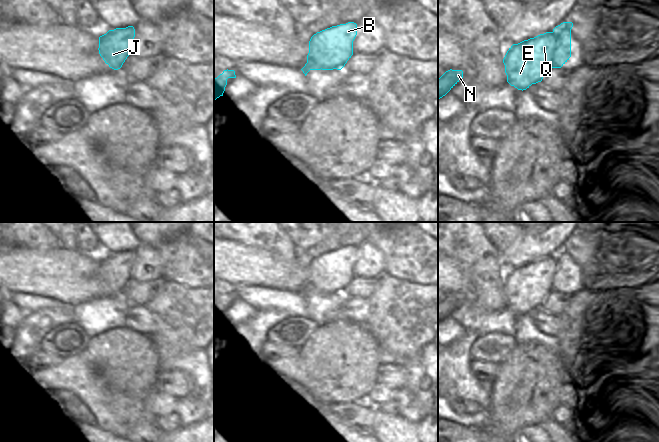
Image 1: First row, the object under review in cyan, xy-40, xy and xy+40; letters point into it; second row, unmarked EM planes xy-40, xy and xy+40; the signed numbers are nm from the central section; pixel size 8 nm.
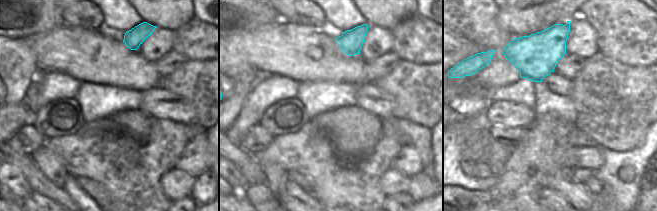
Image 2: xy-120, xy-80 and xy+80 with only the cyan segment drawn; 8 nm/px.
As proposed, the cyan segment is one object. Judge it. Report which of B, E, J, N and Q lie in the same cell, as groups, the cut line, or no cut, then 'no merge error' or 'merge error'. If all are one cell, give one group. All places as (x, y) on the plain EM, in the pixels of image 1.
B E J N Q | no cut | no merge error

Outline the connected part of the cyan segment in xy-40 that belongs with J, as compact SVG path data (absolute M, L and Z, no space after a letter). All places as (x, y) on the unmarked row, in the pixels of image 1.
M133 250L109 254L99 261L99 278L110 292L118 294L122 291L131 278L131 267L134 261Z

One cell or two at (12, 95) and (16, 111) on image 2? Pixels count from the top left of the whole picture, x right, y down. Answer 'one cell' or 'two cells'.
two cells

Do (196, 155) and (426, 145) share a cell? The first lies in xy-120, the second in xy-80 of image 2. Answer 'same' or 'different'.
different

